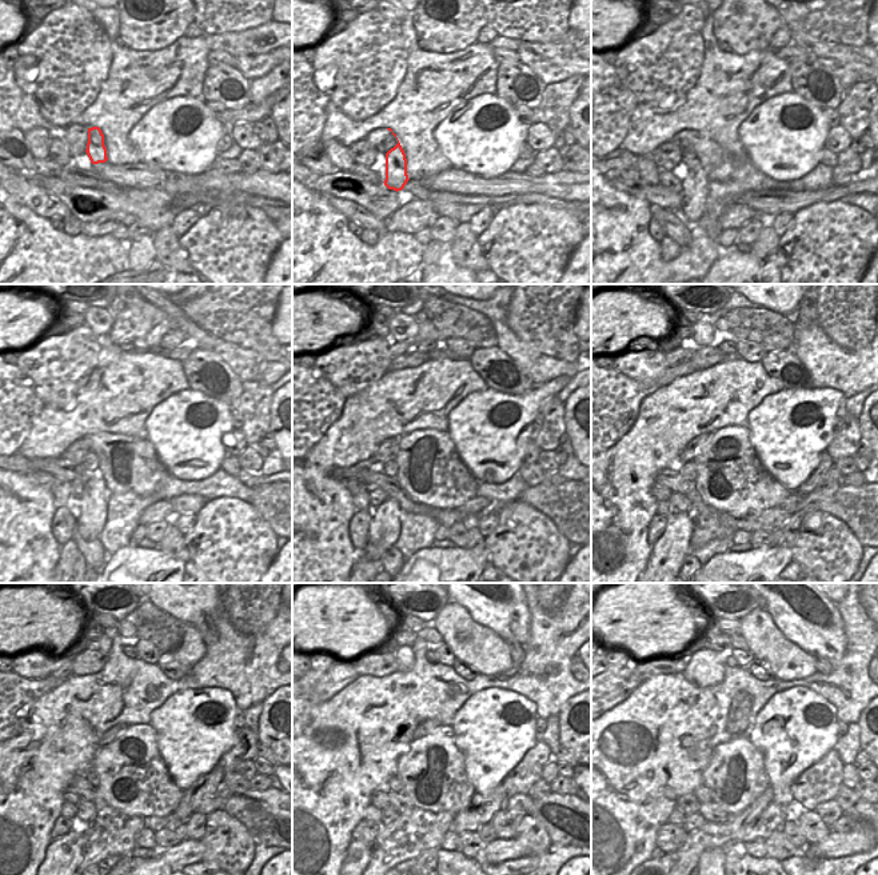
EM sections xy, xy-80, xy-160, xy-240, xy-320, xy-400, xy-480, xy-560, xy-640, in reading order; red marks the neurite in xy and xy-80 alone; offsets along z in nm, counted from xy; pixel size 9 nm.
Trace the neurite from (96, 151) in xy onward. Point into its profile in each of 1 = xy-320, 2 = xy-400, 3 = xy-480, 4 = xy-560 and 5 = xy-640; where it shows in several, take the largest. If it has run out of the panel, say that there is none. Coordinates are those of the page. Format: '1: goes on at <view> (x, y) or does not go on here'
1: goes on at xy-320 (384, 527)
2: goes on at xy-400 (667, 554)
3: goes on at xy-480 (63, 854)
4: goes on at xy-560 (358, 854)
5: goes on at xy-640 (657, 852)

